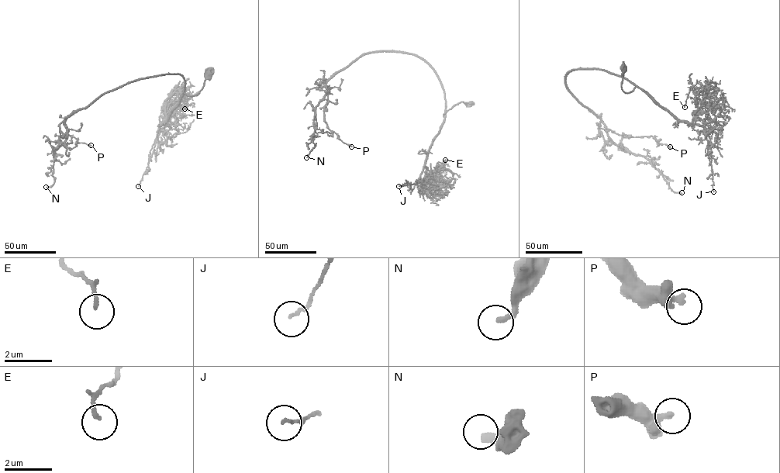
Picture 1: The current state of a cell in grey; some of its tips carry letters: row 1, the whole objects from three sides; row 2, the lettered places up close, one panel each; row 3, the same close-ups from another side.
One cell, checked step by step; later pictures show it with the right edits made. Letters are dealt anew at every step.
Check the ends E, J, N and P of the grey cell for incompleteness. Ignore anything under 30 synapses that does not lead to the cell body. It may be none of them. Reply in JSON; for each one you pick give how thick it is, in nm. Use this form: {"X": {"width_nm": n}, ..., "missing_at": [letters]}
{"missing_at": []}

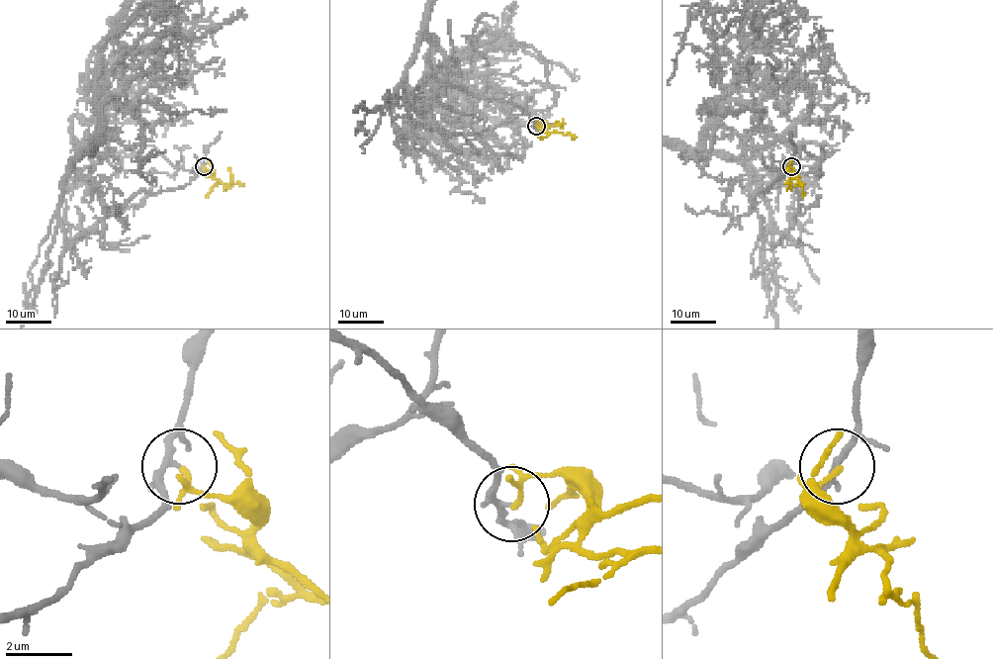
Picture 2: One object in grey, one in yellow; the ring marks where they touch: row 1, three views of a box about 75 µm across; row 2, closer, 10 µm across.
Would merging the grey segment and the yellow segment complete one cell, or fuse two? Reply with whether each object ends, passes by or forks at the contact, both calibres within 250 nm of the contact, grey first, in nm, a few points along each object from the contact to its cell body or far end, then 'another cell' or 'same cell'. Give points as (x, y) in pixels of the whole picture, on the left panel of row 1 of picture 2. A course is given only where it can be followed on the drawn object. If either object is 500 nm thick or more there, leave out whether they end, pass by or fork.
grey passes by | yellow forks | 190/90 nm | grey via (204, 166), (108, 208), (74, 161), (151, 66), (174, 4), (225, 28) | yellow via (204, 166), (227, 188), (232, 184), (228, 168) | another cell

